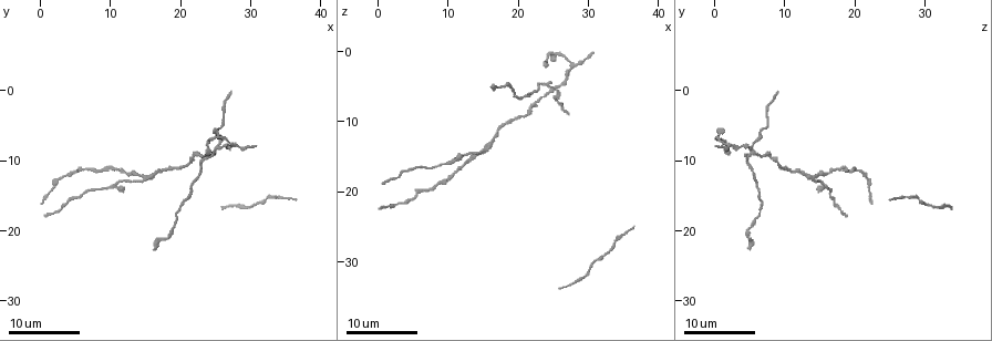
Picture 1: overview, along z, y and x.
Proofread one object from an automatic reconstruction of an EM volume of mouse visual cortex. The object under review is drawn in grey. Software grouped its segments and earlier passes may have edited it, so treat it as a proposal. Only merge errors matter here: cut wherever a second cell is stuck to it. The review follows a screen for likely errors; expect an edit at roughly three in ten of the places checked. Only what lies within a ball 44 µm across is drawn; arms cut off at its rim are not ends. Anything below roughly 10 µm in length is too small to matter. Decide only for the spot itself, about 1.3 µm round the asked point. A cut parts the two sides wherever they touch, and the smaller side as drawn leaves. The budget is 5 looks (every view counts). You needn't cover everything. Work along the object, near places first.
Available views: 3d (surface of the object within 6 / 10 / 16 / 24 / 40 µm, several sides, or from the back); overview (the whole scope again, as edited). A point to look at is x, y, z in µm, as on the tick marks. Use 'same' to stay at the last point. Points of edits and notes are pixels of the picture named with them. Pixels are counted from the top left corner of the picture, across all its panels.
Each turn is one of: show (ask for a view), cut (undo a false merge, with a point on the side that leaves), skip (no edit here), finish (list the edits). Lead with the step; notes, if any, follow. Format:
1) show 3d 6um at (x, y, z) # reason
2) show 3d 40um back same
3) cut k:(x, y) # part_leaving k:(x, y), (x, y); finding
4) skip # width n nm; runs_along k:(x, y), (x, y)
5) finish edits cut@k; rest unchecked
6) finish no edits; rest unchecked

show 3d 24um at (24.5, 9.0, 5.0) # branch point

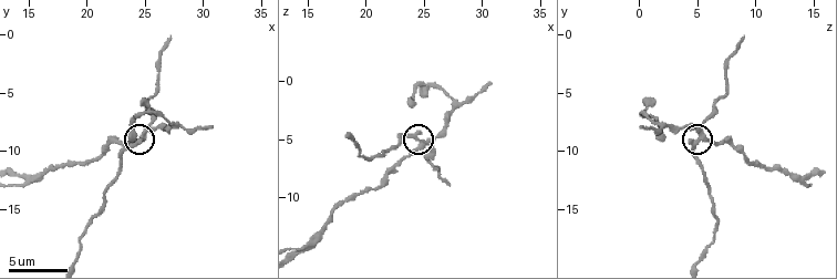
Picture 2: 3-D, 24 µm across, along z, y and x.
show 3d 6um at (24.6, 8.8, 5.2)

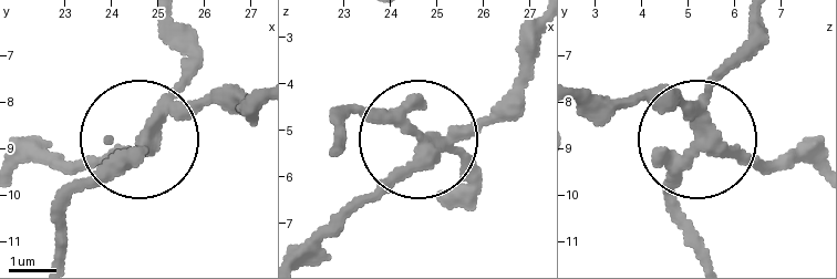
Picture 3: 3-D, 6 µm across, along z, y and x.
cut 3:(188, 66) # width 300 nm; part_leaving 3:(150, 121), (71, 188), (62, 259); a second cell is stuck on

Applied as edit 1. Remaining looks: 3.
show overview

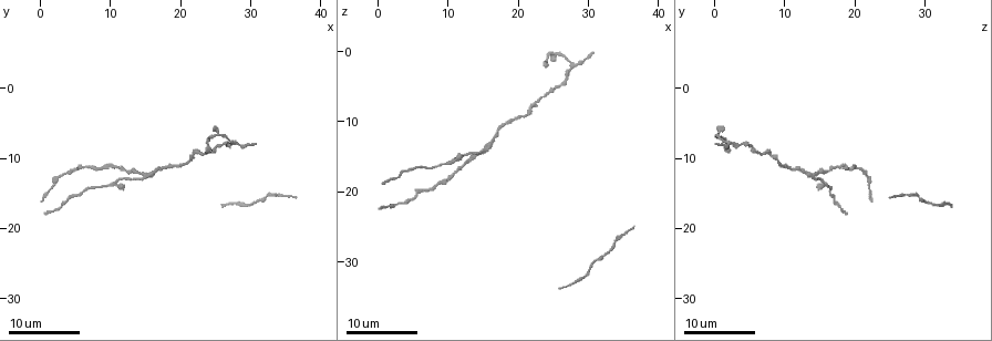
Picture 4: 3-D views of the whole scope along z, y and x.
show 3d 16um at (21.0, 10.5, 9.0)

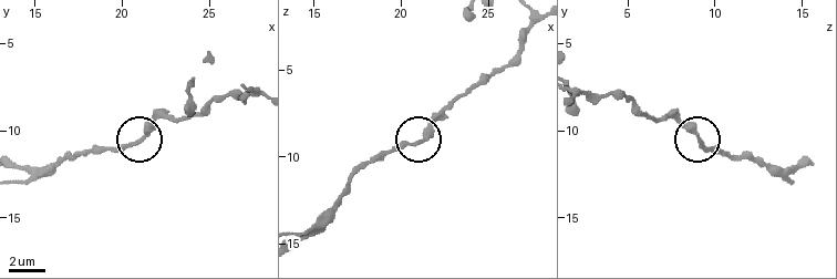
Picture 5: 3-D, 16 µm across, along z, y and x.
show 3d 6um at (21.0, 10.7, 9.2)

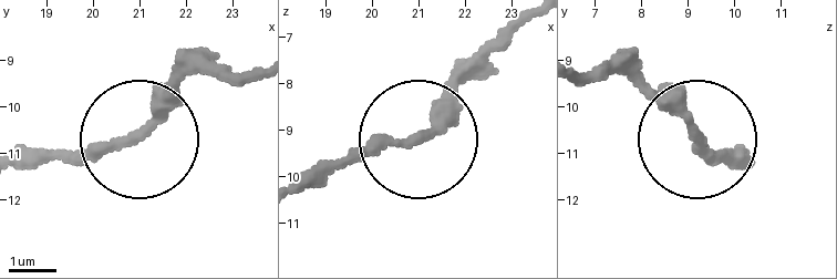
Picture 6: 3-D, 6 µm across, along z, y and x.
skip # runs_along 6:(138, 143), (23, 159); continuous, no second cell

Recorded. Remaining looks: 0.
finish edits cut@3; rest unchecked

